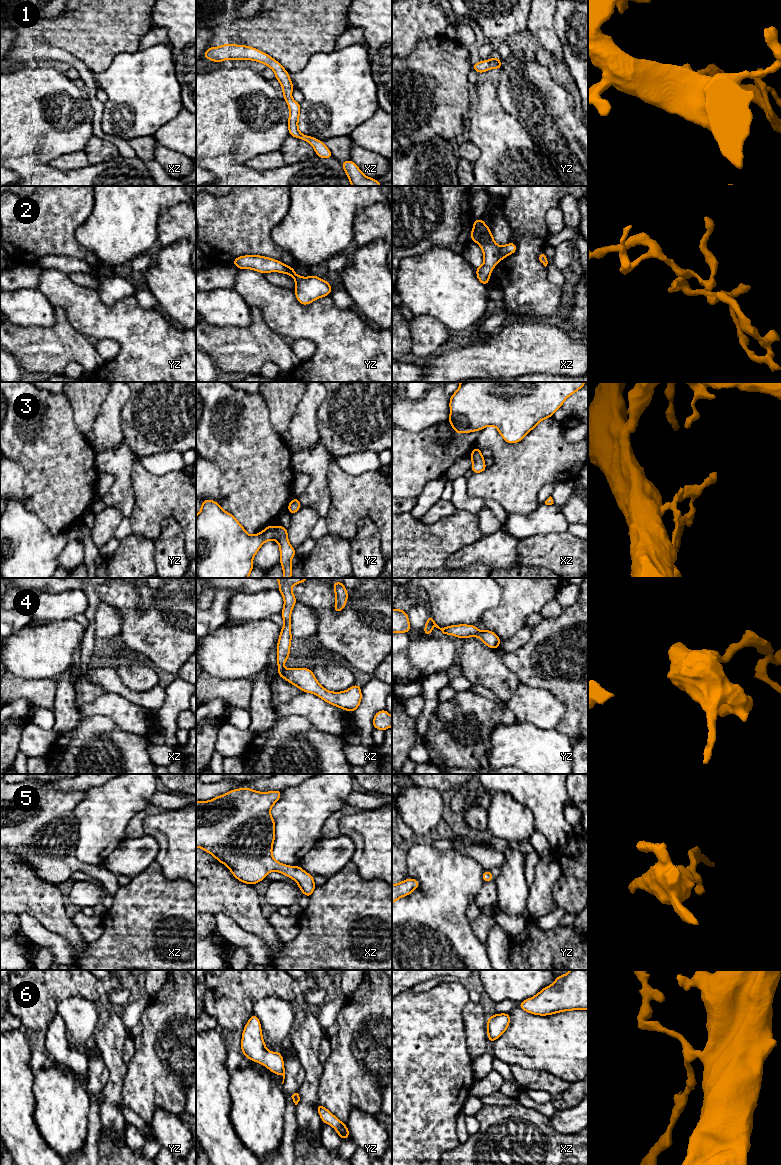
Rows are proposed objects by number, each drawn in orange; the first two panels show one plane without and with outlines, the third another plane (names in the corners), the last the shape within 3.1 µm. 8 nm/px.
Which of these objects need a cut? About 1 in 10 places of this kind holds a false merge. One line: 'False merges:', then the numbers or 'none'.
False merges: none

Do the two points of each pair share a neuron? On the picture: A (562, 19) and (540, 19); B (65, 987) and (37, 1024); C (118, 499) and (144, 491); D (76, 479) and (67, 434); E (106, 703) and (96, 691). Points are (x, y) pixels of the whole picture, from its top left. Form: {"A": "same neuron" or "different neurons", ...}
{"A": "different neurons", "B": "same neuron", "C": "different neurons", "D": "same neuron", "E": "different neurons"}

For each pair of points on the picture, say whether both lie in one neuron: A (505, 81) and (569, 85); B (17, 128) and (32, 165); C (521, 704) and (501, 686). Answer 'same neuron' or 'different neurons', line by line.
A: different neurons
B: different neurons
C: different neurons

